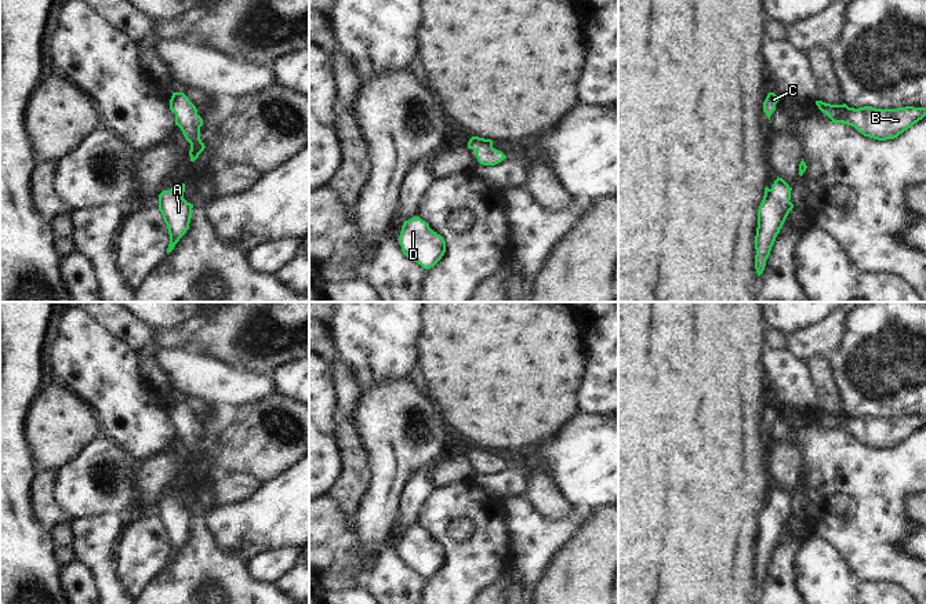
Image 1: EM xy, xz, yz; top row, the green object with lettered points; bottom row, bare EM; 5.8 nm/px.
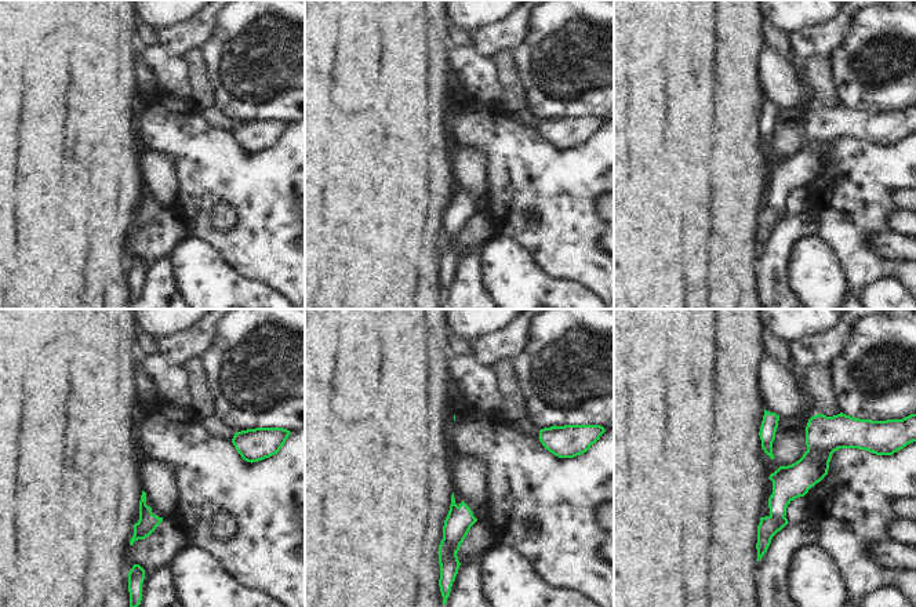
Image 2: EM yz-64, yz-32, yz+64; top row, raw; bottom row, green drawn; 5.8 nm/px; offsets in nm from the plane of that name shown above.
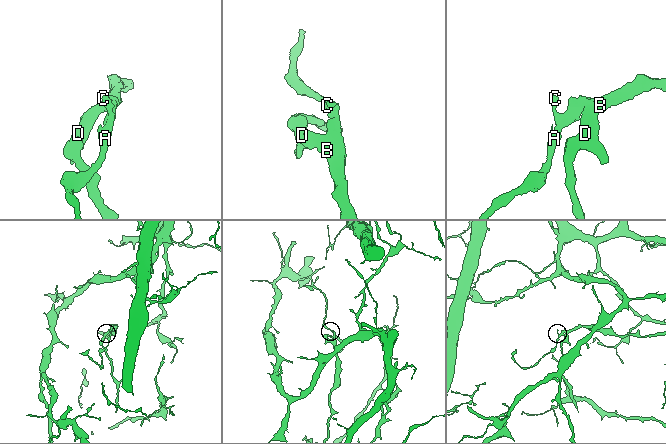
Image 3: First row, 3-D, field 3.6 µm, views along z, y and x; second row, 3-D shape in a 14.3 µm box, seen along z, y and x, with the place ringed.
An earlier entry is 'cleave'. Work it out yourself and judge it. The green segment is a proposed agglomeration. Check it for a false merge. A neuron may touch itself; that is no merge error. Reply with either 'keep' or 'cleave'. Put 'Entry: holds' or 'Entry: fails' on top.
Entry: fails
keep

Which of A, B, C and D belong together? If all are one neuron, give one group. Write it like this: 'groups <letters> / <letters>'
groups A B C D

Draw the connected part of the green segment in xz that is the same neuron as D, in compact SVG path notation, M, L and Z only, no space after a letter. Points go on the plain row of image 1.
M420 525L404 530L397 549L403 563L426 579L433 576L446 561L444 547Z

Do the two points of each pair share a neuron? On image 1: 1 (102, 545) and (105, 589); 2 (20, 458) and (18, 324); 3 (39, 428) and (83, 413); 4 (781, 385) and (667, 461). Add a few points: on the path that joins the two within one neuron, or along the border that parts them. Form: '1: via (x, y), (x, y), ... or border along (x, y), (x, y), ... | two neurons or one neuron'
1: via (102, 556), (105, 578) | one neuron
2: via (14, 425), (14, 357) | one neuron
3: via (50, 428), (57, 428), (72, 417) | one neuron
4: border along (762, 361), (767, 397), (770, 400) | two neurons

